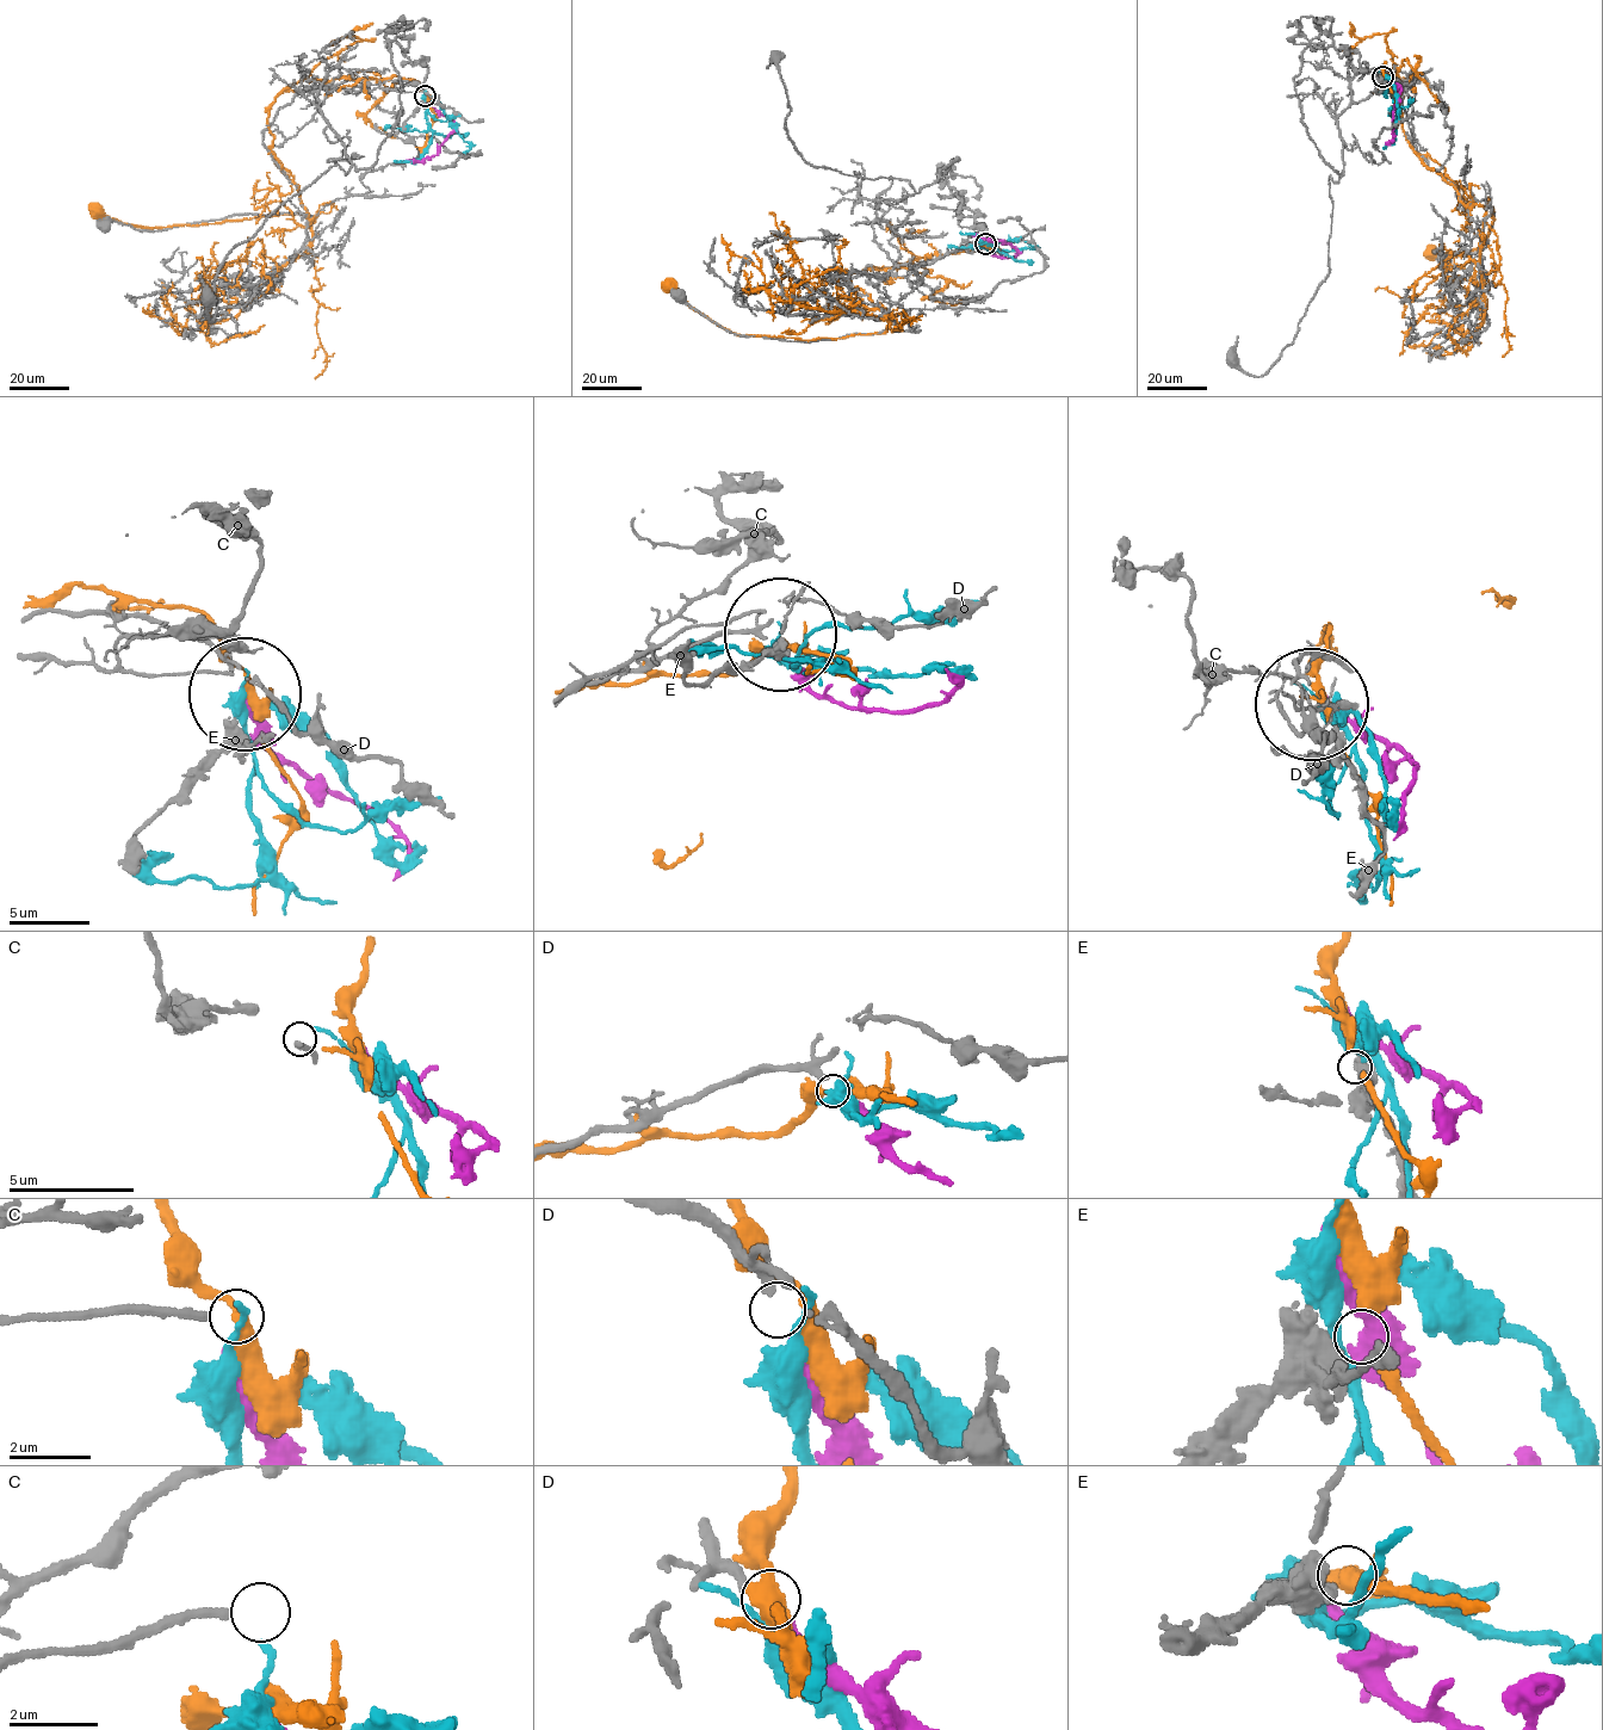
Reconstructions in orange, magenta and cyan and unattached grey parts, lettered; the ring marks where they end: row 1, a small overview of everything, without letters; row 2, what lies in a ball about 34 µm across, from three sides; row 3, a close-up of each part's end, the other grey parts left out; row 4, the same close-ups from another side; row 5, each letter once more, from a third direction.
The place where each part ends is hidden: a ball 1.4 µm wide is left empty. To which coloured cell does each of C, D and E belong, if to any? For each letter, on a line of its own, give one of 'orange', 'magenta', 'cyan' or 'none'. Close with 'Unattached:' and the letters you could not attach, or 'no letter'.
C: none
D: magenta
E: orange
Unattached: C

